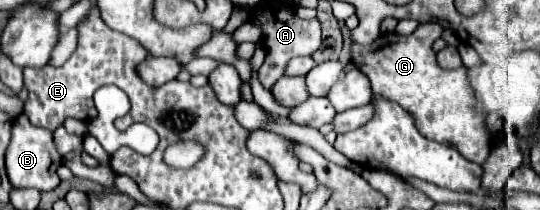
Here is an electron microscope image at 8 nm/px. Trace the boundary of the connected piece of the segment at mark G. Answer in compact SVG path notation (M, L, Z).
M438 24L418 26L408 36L382 34L370 46L352 44L352 64L370 78L374 94L396 100L412 114L422 136L454 146L470 162L482 164L490 154L490 136L484 124L486 116L476 110L476 100L466 76L468 70L442 70L436 64L436 54L432 50L436 38L440 38Z

